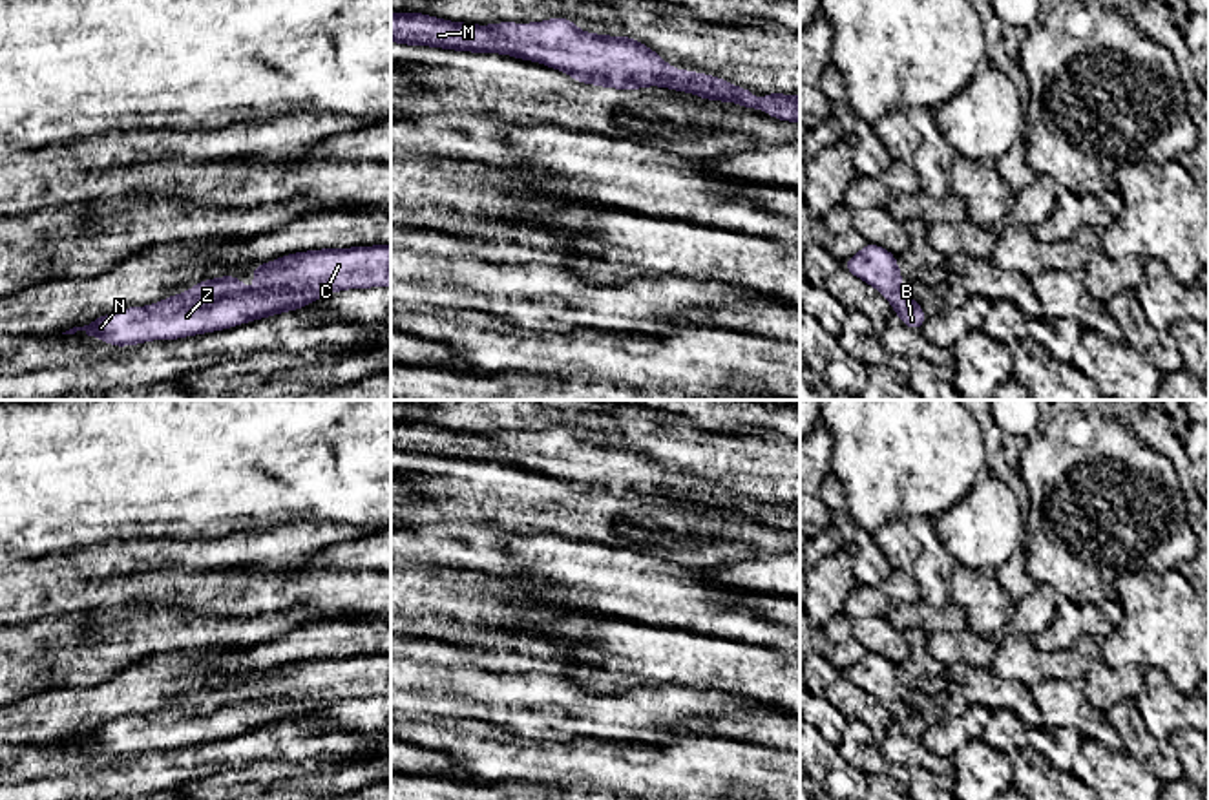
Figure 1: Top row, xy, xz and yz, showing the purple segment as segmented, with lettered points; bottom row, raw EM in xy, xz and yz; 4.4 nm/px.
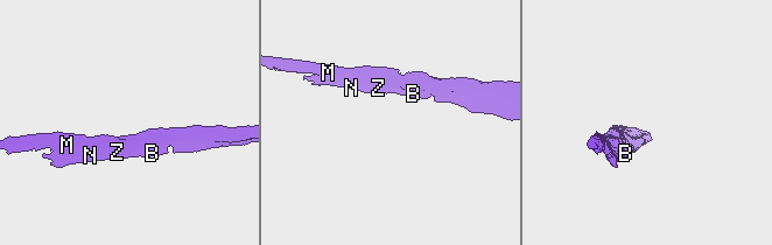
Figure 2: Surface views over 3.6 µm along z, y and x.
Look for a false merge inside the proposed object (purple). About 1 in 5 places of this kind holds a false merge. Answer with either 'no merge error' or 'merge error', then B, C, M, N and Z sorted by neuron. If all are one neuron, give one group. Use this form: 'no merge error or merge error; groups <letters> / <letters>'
no merge error; groups B C M N Z

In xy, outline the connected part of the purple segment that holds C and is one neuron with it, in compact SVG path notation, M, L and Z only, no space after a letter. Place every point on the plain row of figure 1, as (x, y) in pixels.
M391 654L296 661L256 674L250 685L259 700L243 698L243 685L221 685L199 690L184 703L115 720L62 743L84 740L115 756L179 749L300 720L323 703L391 696Z

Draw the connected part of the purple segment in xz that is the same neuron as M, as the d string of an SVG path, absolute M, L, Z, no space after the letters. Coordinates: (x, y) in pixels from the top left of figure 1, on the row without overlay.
M391 422L391 451L473 462L502 462L561 479L577 491L584 493L615 499L661 495L676 500L694 502L705 510L736 511L752 521L763 519L778 530L800 532L800 504L763 502L763 508L758 511L752 499L705 482L674 479L654 458L634 449L632 446L606 446L603 442L590 444L577 438L575 431L564 426L535 433L499 431L491 435L475 435L435 427L426 422Z

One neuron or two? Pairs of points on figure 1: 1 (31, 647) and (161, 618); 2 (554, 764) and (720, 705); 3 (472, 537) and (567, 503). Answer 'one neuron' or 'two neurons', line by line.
1: one neuron
2: two neurons
3: two neurons

